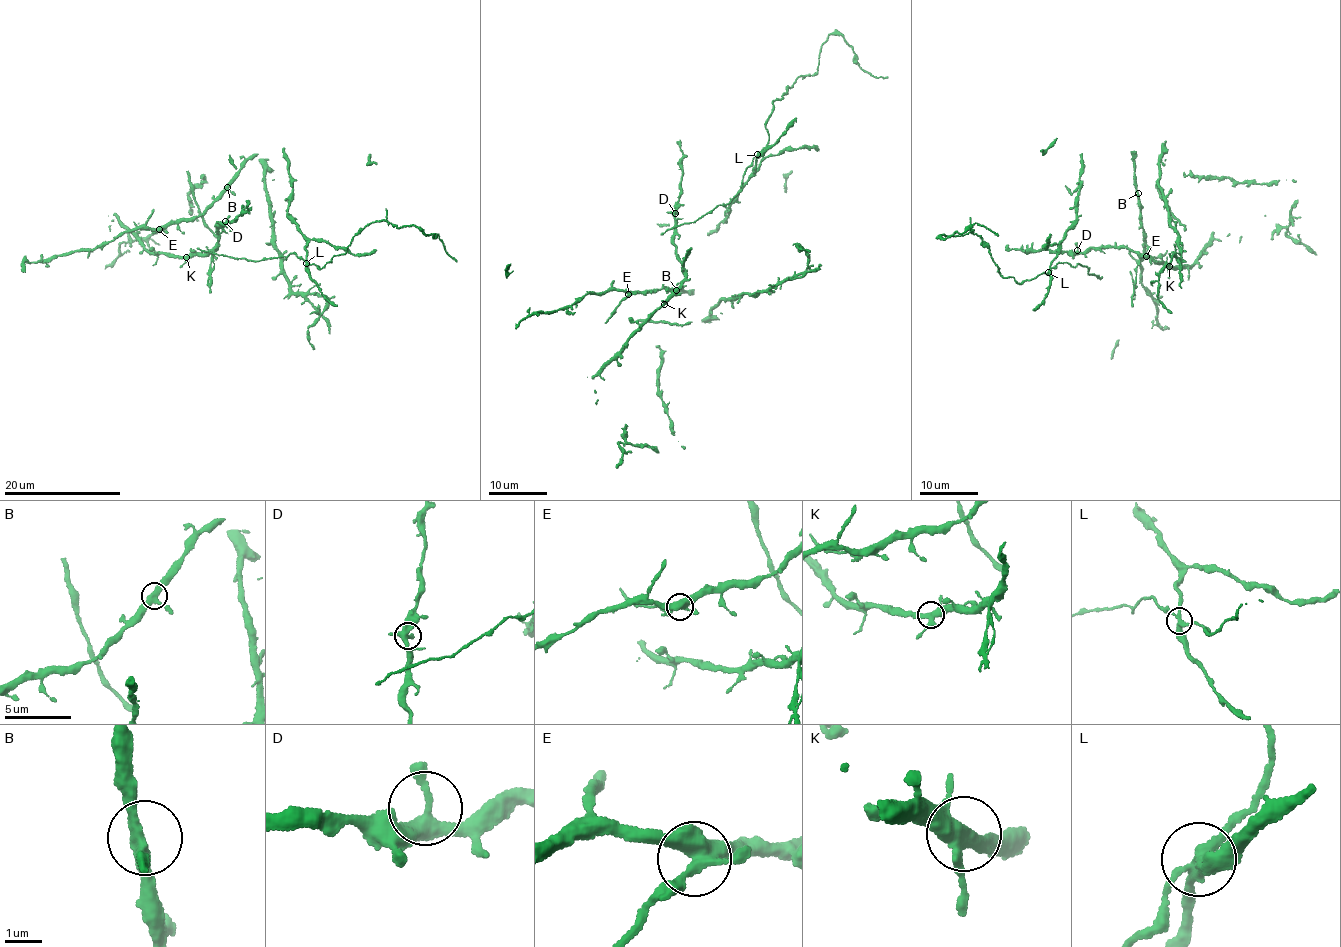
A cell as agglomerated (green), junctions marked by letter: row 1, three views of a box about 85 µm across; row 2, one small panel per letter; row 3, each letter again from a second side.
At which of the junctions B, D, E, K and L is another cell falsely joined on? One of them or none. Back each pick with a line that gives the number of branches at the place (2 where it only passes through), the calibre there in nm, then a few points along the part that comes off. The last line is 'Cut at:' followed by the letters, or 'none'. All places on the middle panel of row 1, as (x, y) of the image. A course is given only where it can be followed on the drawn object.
L: Branches: 4. Thickness 320 nm. Course of the part to remove: (757, 155), (767, 143), (772, 103), (817, 70), (821, 45), (830, 35), (846, 41), (860, 68), (888, 77)
Cut at: L

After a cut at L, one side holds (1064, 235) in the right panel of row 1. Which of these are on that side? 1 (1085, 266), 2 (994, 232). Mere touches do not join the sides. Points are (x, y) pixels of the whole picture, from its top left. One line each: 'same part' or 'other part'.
1: other part
2: other part

